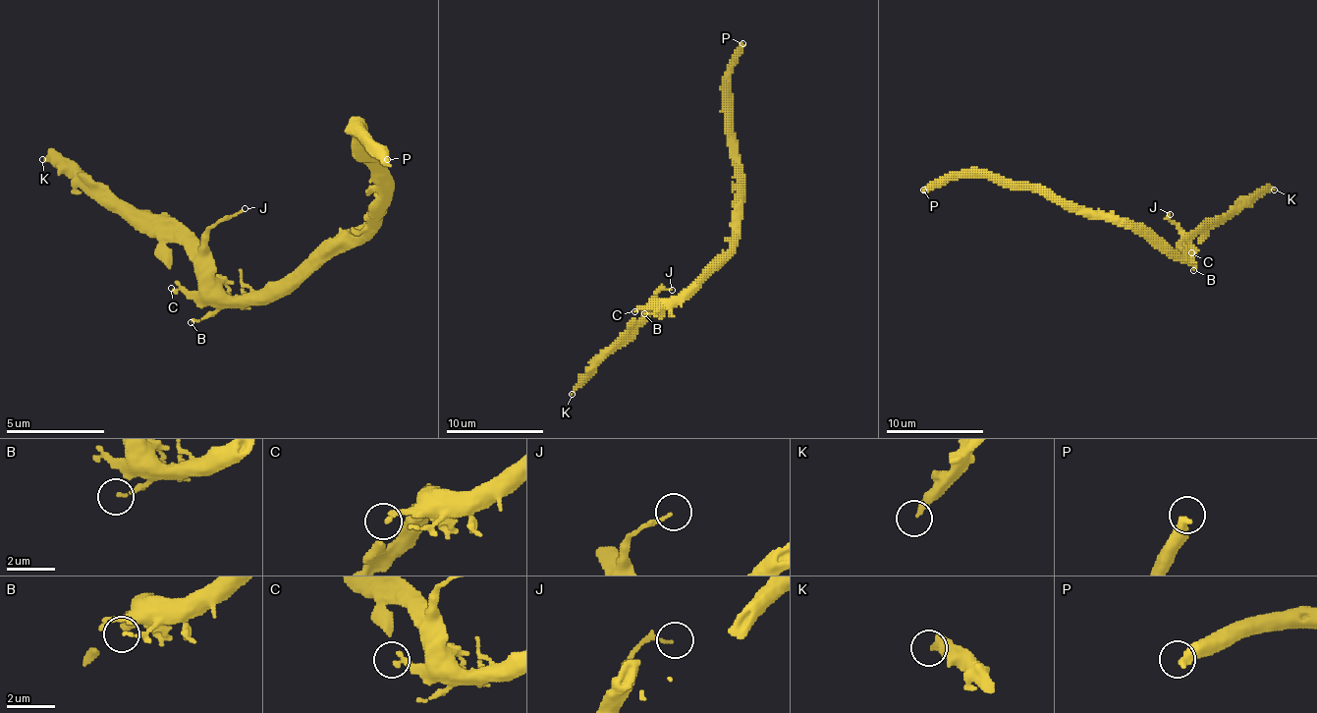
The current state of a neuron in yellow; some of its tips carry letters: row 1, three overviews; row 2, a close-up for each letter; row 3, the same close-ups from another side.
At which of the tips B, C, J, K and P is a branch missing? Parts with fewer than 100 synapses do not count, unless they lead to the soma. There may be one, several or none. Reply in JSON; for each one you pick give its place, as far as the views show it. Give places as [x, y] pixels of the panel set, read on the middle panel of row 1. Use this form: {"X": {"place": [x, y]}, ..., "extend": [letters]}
{"K": {"place": [572, 394]}, "extend": ["K"]}

